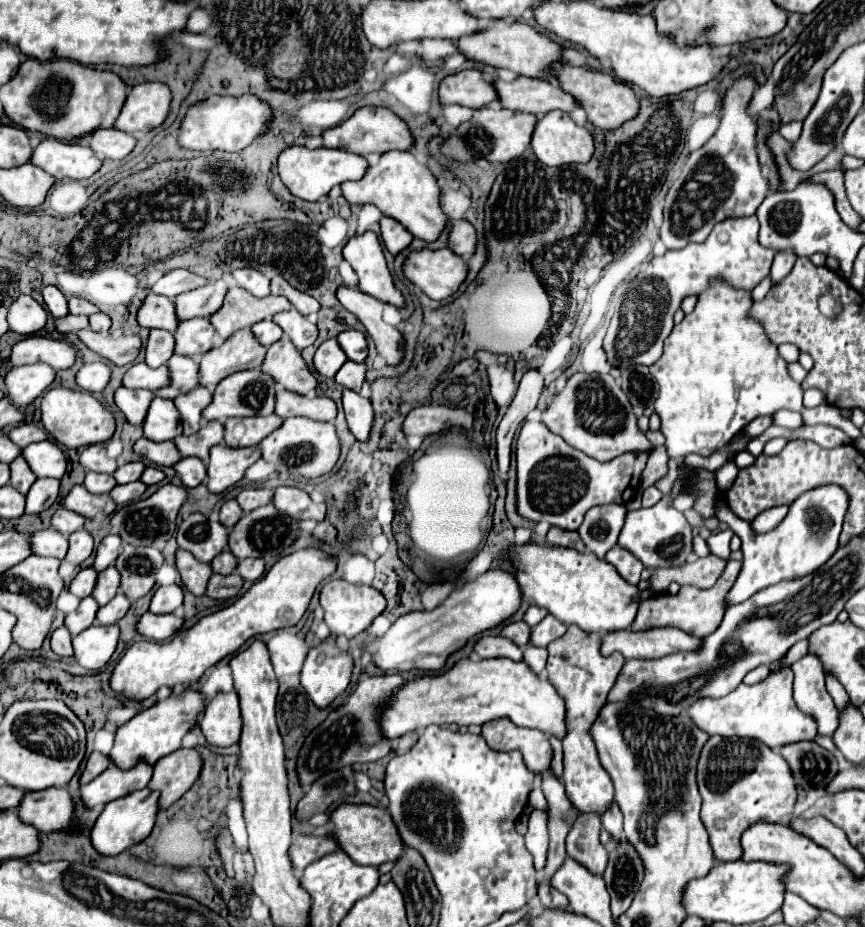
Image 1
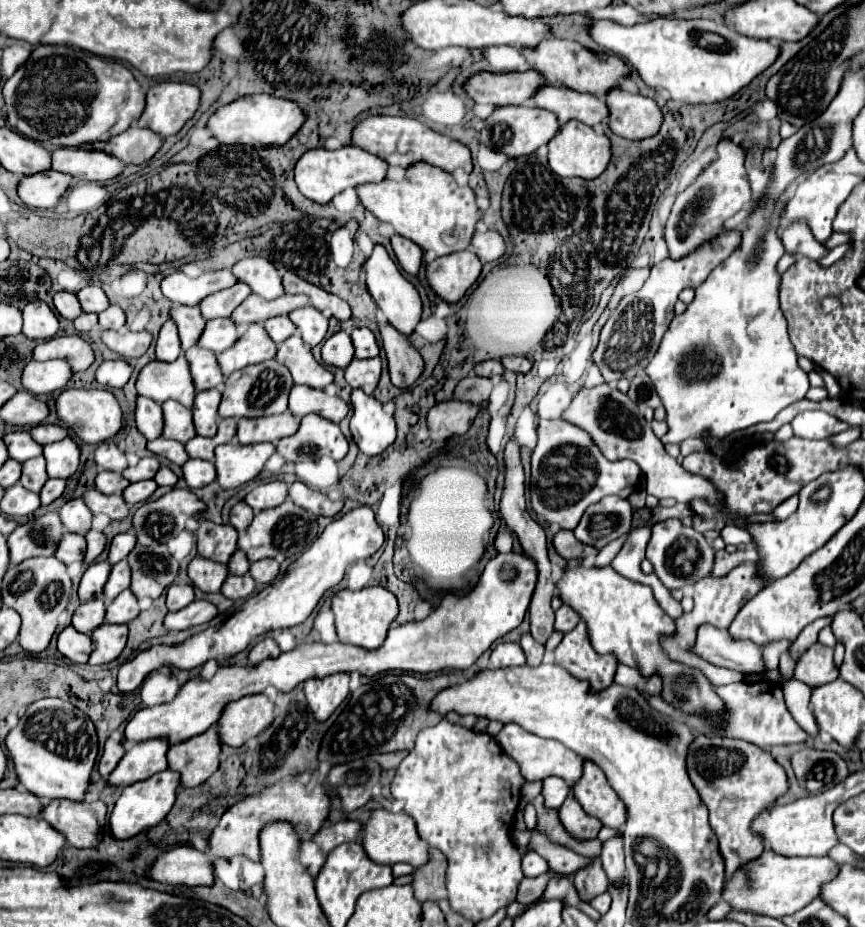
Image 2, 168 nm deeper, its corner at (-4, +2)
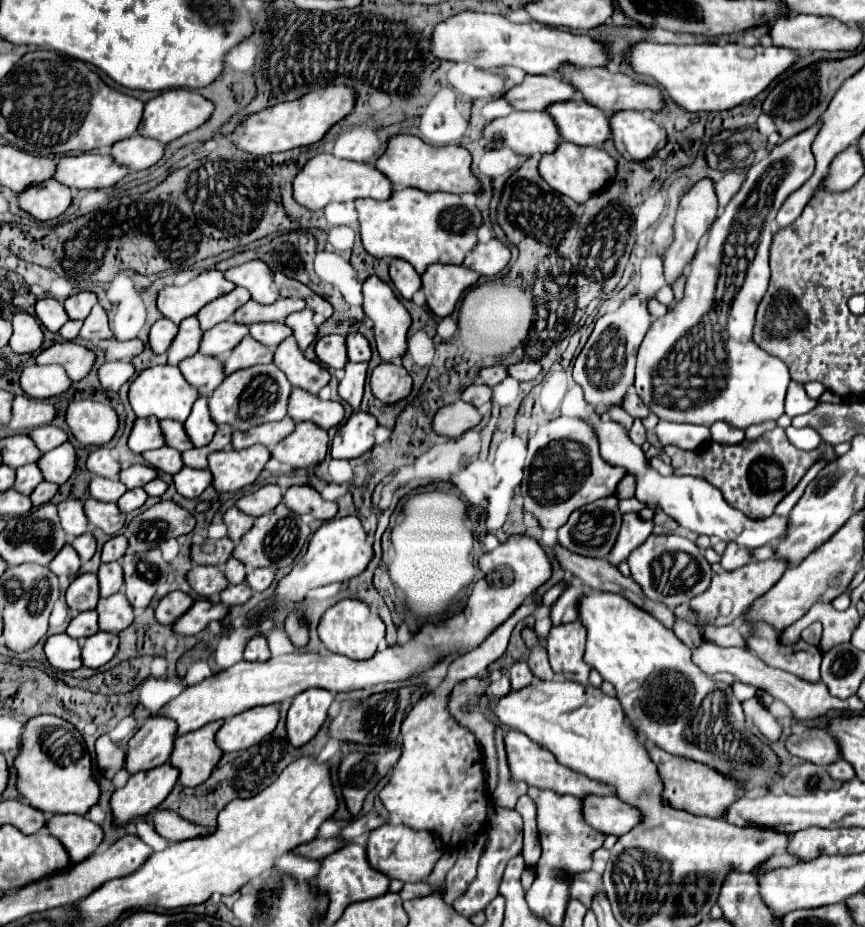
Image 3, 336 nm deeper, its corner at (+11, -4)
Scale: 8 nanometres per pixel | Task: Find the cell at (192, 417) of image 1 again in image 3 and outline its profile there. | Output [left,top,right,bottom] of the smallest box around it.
[184,396,218,446]

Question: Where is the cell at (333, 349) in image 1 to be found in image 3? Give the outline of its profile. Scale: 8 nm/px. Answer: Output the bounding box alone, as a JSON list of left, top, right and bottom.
[316,336,348,370]

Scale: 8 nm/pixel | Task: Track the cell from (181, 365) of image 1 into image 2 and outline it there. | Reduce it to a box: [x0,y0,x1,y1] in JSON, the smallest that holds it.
[185,346,223,392]

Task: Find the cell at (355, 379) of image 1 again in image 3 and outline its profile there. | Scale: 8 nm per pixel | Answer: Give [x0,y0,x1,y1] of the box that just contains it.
[338,362,368,410]

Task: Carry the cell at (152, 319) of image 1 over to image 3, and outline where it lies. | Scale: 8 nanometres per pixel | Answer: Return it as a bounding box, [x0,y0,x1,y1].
[168,316,202,366]

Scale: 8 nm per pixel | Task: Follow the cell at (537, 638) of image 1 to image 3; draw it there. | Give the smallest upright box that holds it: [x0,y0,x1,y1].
[550,586,584,624]

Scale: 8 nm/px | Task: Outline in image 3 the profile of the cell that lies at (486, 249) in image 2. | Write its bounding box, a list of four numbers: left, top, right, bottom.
[464,240,510,276]

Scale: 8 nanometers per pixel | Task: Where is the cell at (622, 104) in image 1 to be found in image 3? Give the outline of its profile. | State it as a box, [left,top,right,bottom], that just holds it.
[610,112,666,162]

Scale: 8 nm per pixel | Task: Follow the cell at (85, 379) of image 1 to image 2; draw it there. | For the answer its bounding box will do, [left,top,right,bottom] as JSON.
[95,360,133,388]

